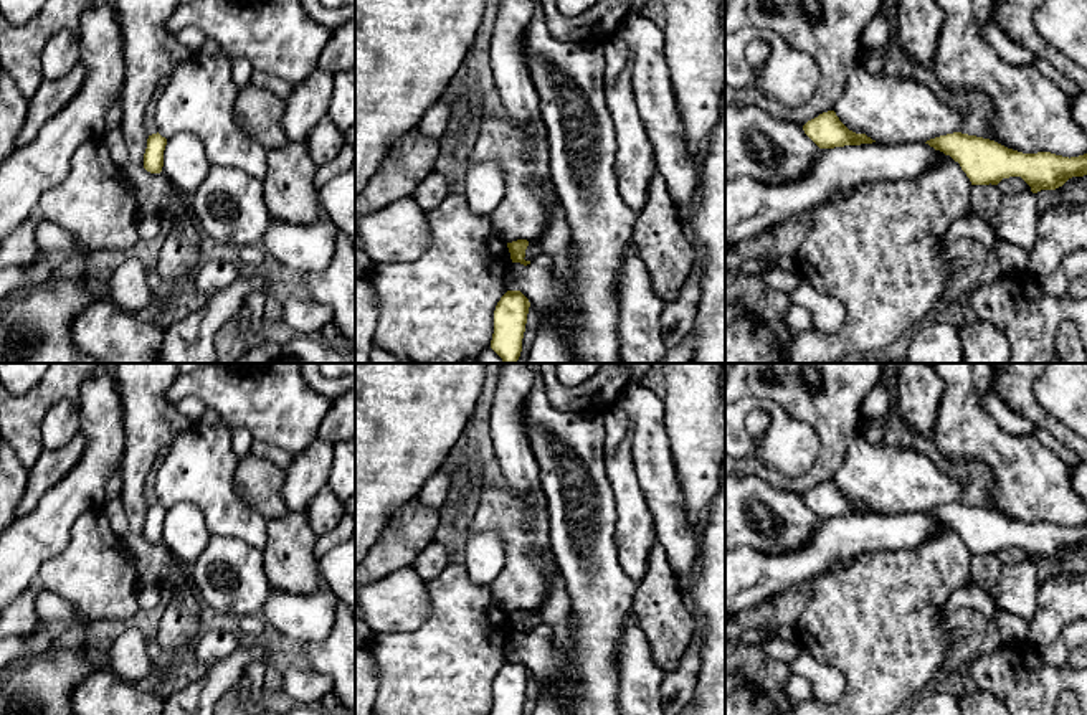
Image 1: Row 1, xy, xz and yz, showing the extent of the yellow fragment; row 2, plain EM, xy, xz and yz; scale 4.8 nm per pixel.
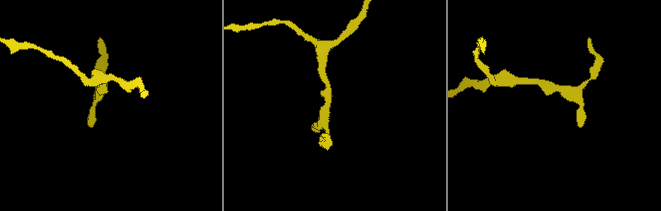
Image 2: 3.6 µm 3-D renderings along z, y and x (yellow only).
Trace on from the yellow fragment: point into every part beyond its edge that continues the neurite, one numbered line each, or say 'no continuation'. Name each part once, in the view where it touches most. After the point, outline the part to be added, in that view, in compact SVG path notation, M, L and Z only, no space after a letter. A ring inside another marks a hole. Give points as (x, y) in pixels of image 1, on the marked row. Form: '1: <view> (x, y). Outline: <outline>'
no continuation

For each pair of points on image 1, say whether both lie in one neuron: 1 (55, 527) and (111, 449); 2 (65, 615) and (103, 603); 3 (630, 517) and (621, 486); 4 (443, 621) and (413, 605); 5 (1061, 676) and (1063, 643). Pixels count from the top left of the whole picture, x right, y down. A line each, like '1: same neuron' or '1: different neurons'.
1: same neuron
2: different neurons
3: same neuron
4: different neurons
5: different neurons

